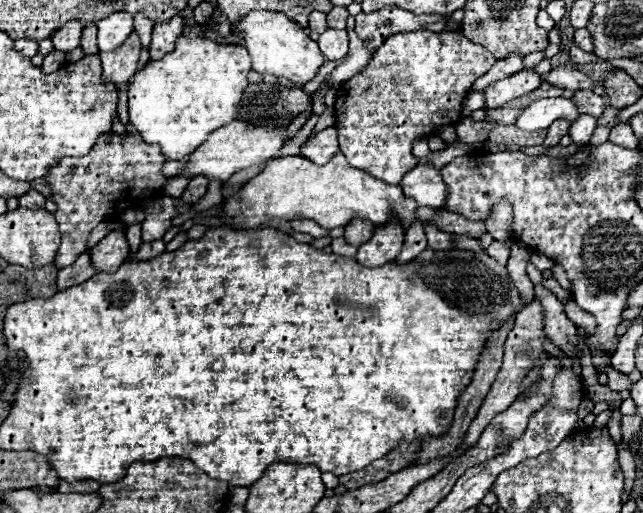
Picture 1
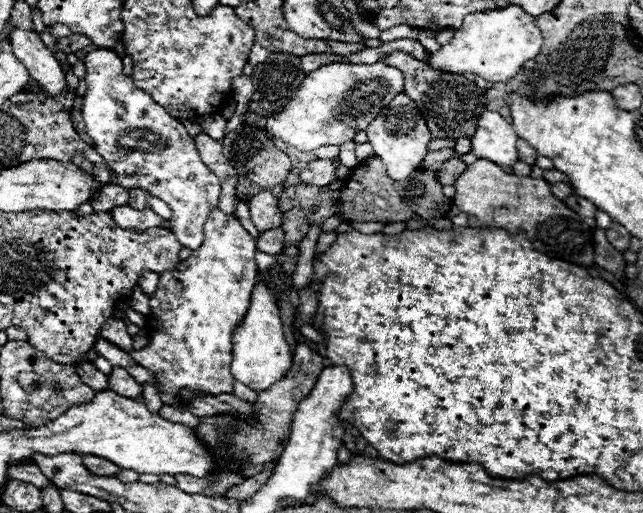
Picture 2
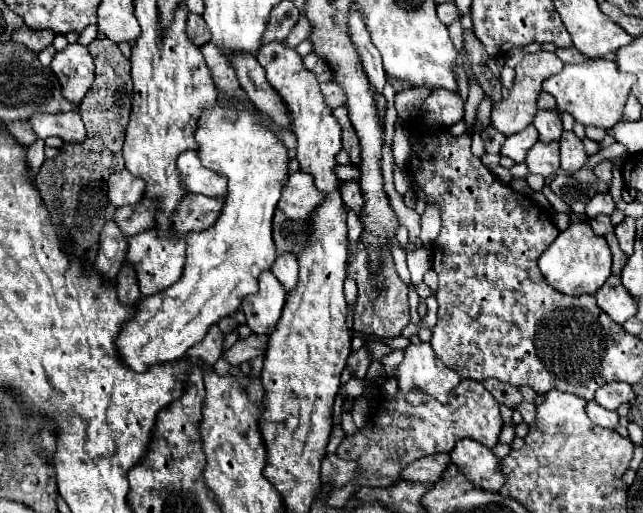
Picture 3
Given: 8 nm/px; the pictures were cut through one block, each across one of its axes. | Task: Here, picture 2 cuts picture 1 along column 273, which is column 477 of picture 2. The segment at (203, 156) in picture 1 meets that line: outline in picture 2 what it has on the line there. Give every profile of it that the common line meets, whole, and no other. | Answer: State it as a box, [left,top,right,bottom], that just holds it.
[470,110,518,166]

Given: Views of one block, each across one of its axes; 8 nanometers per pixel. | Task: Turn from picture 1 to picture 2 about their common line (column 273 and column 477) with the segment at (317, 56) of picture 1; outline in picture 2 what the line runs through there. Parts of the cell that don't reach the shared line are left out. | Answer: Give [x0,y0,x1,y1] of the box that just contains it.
[428,6,542,82]

